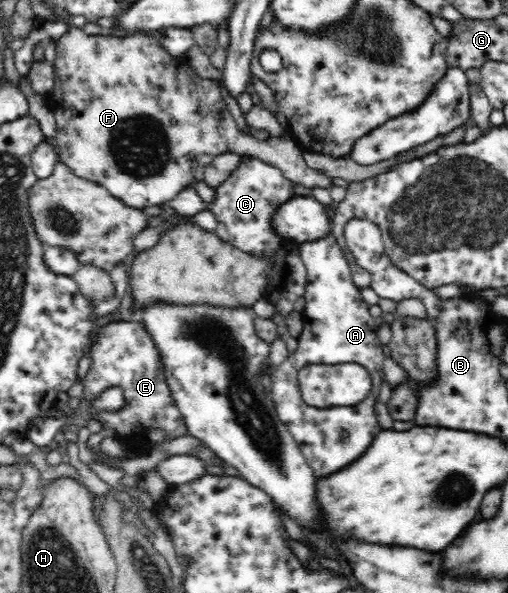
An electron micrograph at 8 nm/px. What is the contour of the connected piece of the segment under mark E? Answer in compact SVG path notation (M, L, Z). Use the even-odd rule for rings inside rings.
M116 319L116 323L106 324L94 334L85 354L91 359L90 369L83 381L83 397L88 403L93 403L108 387L120 387L124 392L124 407L118 411L102 411L98 421L102 423L102 428L114 430L115 440L123 444L126 450L140 449L142 454L148 454L152 447L146 438L154 429L164 430L172 438L189 433L183 416L173 401L158 350L148 335L144 322Z

